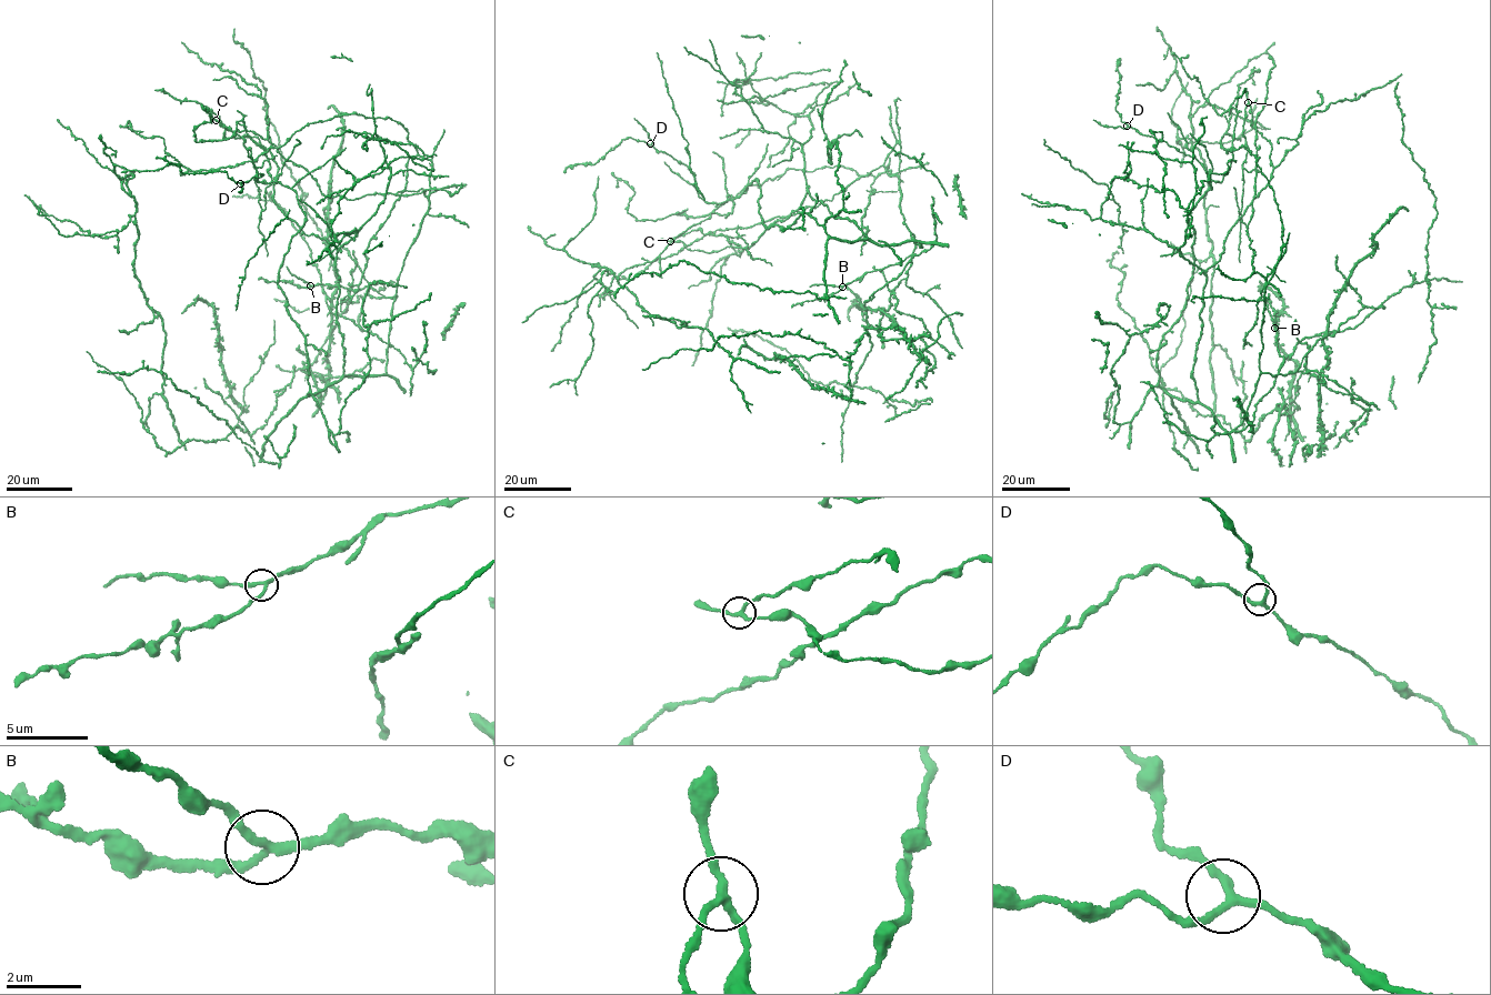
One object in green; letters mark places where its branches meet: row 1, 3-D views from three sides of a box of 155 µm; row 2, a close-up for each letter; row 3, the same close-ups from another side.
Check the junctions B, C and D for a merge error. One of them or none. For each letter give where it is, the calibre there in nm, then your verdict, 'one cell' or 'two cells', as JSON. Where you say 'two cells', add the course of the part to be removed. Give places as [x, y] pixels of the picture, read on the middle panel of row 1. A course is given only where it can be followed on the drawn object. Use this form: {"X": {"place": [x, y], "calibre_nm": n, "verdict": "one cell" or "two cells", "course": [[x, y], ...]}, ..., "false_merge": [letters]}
{"B": {"place": [842, 287], "calibre_nm": 200, "verdict": "one cell"}, "C": {"place": [670, 241], "calibre_nm": 200, "verdict": "two cells", "course": [[670, 240], [698, 229], [703, 234], [723, 235], [730, 243], [746, 249], [753, 260], [763, 259], [771, 265]]}, "D": {"place": [650, 143], "calibre_nm": 200, "verdict": "one cell"}, "false_merge": ["C"]}

